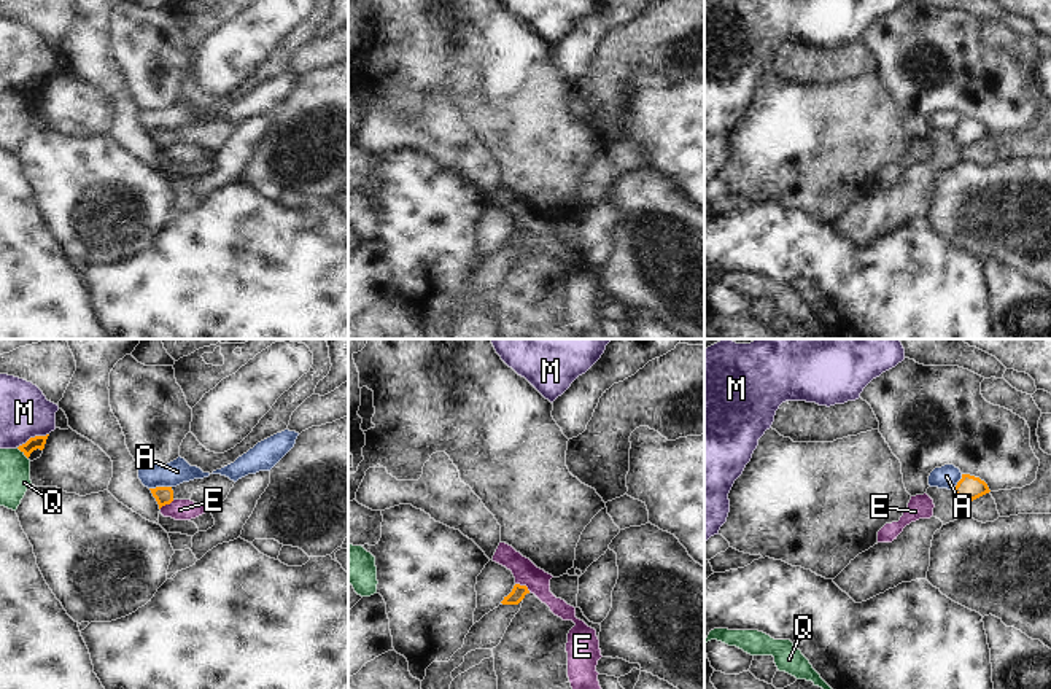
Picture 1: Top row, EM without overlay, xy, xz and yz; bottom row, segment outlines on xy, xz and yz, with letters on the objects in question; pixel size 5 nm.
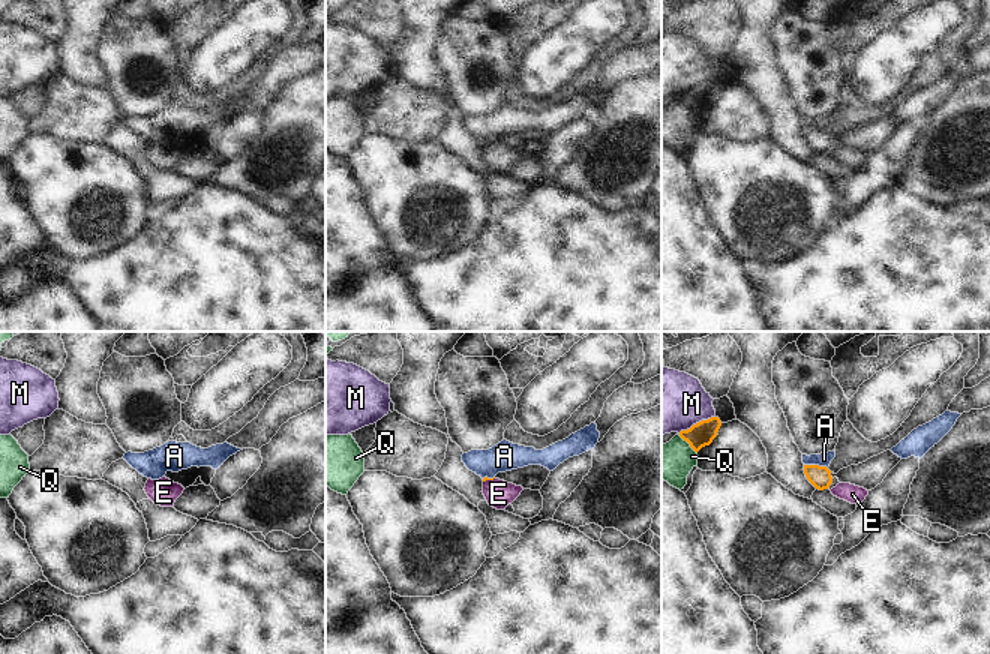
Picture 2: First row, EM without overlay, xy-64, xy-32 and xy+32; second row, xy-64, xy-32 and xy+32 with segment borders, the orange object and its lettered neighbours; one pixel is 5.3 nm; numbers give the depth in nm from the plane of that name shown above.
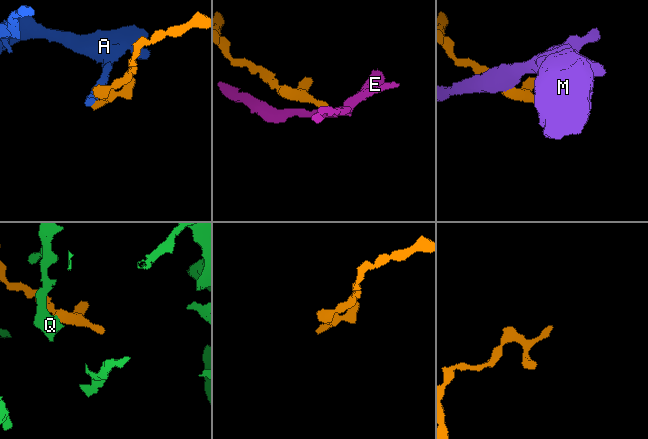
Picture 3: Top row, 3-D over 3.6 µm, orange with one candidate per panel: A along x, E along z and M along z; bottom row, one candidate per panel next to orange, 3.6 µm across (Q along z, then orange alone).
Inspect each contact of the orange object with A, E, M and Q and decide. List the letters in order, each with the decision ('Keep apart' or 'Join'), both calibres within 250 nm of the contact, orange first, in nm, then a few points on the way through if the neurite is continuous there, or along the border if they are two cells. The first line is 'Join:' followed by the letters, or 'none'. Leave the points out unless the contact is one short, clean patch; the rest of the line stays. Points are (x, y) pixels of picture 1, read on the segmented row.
Join: none
A: Keep apart. Thickness 100 nm (orange) against 120 nm. Boundary: xy (170, 486), (150, 489)
E: Keep apart. Thickness 70 nm (orange) against 120 nm. Boundary: xz (515, 583), (523, 584), (530, 591)
M: Keep apart. Thickness 70 nm (orange) against 260 nm. Boundary: xy (48, 433), (31, 436), (18, 447)
Q: Keep apart. Thickness 70 nm (orange) against 160 nm. Boundary: xy (16, 447), (27, 459).

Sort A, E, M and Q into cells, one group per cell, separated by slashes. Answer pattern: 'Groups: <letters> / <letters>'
Groups: A / E Q / M.

